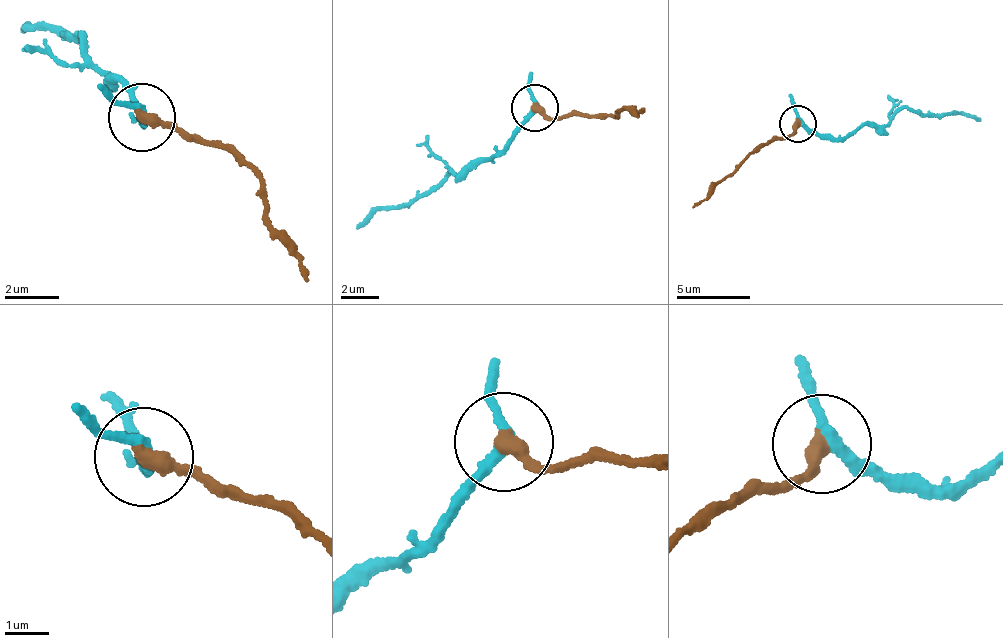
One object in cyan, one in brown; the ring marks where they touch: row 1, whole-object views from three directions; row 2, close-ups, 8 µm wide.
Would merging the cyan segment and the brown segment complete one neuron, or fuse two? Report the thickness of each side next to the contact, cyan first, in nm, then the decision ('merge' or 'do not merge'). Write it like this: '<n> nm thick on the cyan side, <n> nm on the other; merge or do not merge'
240 nm thick on the cyan side, 380 nm on the other; merge

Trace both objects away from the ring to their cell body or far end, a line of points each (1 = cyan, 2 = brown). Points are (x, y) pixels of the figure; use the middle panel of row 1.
1: (535, 105), (503, 147), (451, 170), (406, 204), (386, 204), (356, 227)
2: (533, 106), (563, 119), (608, 116), (646, 108)

